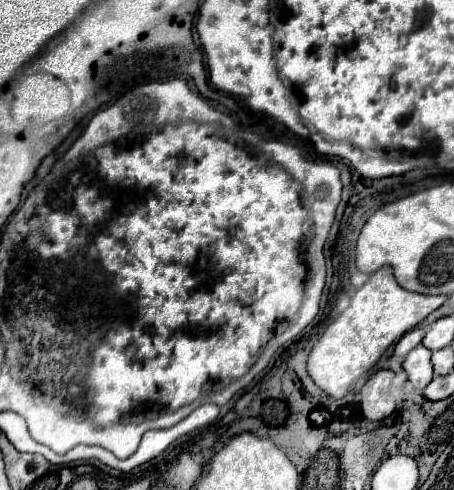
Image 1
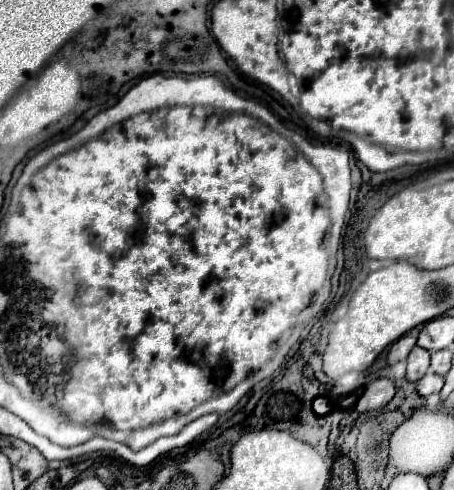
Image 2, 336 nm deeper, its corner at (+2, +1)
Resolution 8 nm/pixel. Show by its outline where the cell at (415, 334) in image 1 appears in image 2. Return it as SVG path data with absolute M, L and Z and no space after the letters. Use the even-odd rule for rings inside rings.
M416 330L404 334L400 340L396 340L396 342L390 346L390 350L388 350L388 364L392 366L392 364L404 360L414 346L416 346Z

